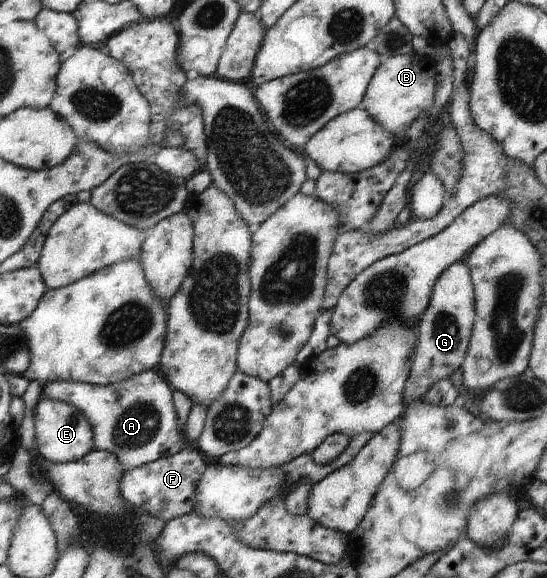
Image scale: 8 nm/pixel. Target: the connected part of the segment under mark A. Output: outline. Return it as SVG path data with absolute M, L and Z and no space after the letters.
M153 370L132 376L124 382L108 386L95 386L87 383L73 381L53 381L43 387L44 396L48 399L60 400L76 408L88 420L92 428L94 449L110 452L127 470L138 468L144 464L152 463L160 458L166 459L183 450L188 443L188 438L178 425L178 416L174 407L172 387L159 374Z

